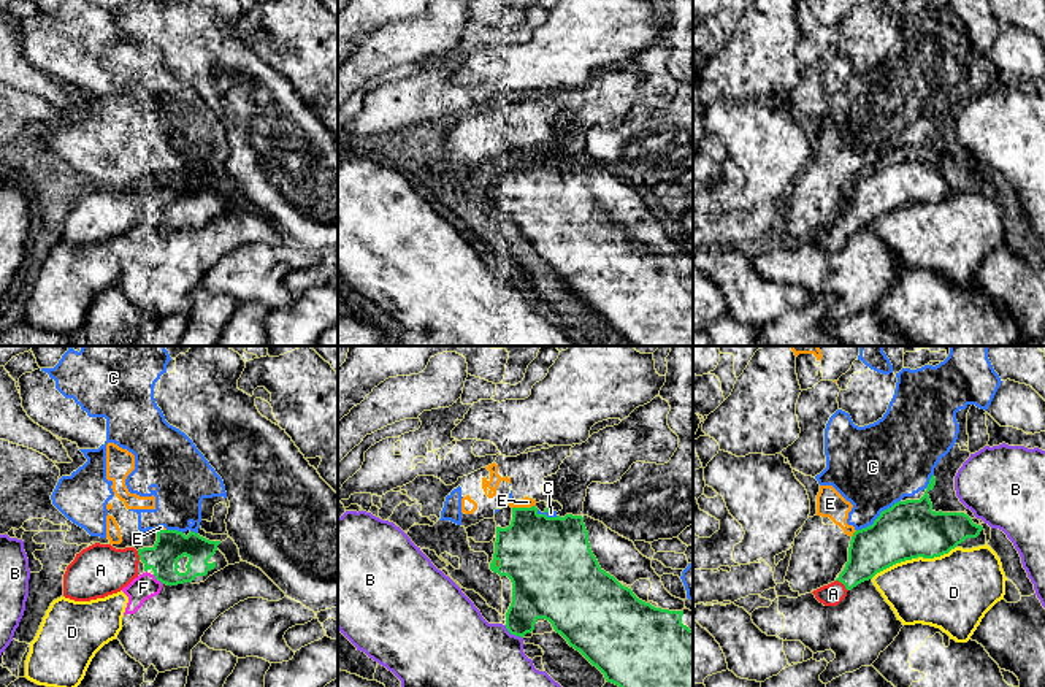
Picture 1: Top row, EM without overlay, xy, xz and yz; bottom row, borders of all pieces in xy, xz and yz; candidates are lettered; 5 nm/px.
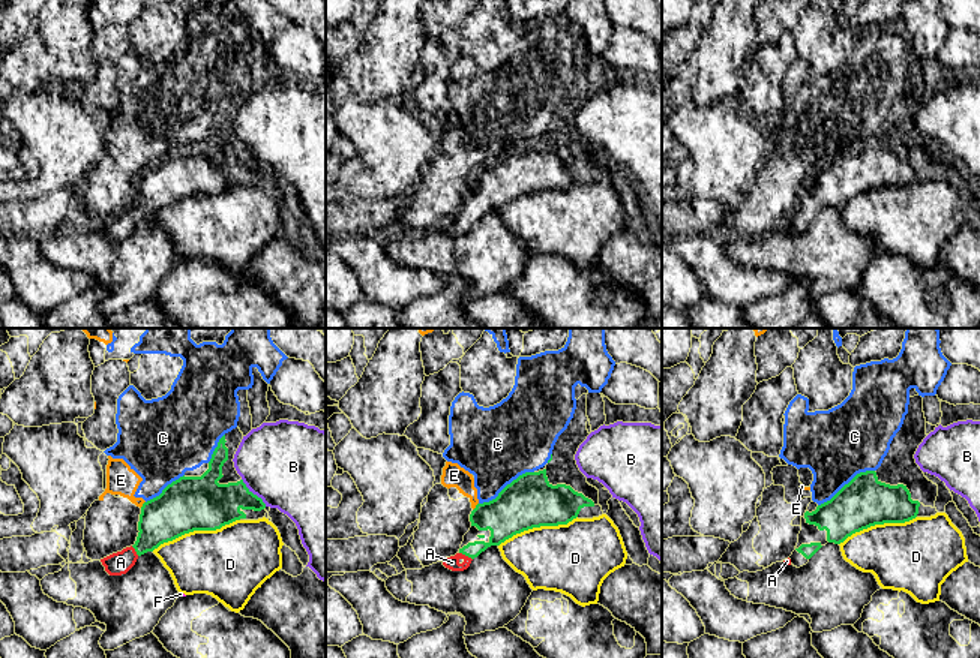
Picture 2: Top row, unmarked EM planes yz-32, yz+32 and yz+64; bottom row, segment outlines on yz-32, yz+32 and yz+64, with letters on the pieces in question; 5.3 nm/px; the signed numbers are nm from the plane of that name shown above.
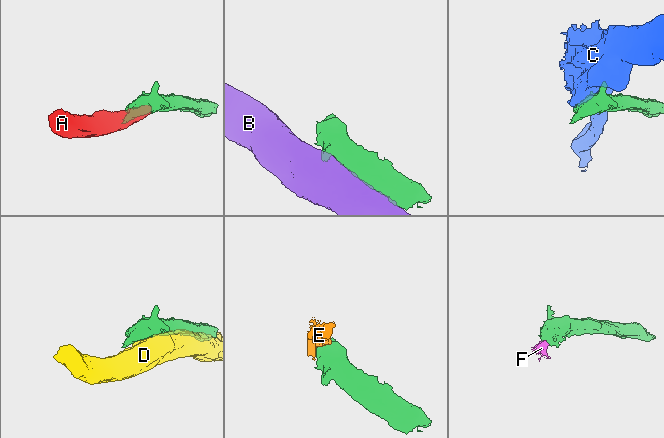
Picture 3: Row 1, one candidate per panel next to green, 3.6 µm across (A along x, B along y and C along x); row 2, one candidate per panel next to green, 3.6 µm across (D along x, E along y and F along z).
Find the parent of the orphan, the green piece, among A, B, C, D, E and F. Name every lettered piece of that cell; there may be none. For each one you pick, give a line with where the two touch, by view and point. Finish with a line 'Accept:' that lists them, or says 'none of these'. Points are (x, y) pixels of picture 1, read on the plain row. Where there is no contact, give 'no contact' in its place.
A: meets green in yz at (842, 227)
Accept: A

